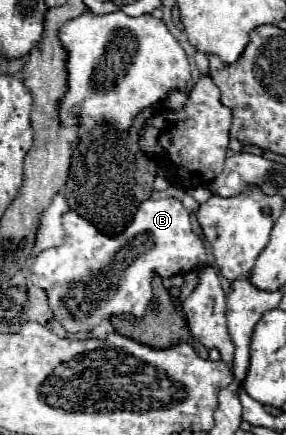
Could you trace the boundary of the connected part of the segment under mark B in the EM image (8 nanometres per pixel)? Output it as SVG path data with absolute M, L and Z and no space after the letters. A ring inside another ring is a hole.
M173 197L143 201L133 223L117 237L103 235L73 211L63 215L63 225L67 233L65 245L41 251L35 257L31 281L47 291L55 319L73 335L91 333L95 325L111 315L131 313L143 317L153 299L153 271L167 279L193 271L205 265L207 259L207 249L201 237L193 233L189 213Z

